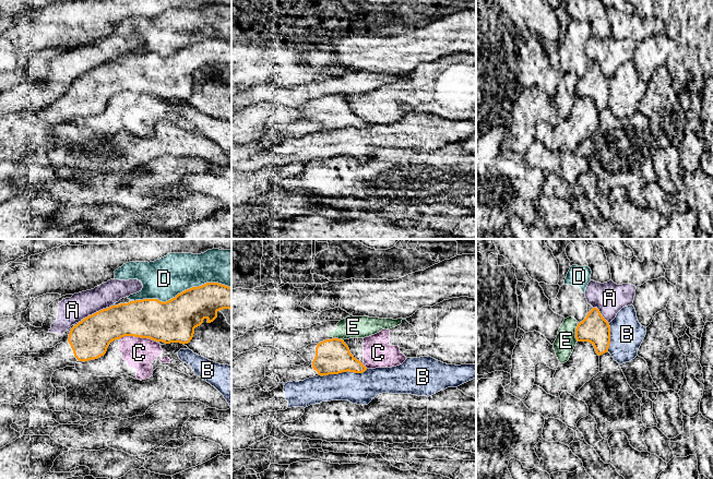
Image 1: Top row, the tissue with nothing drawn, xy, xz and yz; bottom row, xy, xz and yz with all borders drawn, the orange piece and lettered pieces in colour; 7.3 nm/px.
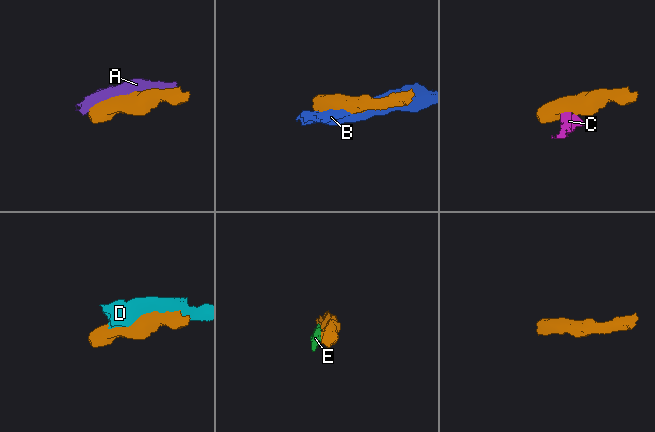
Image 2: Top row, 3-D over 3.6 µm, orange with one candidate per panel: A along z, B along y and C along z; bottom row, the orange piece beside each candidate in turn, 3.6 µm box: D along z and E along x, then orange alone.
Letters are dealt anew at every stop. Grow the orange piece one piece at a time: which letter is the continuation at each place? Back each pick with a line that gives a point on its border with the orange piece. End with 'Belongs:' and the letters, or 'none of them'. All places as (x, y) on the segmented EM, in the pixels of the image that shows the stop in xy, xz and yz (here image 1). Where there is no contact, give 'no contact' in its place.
Belongs: none of them

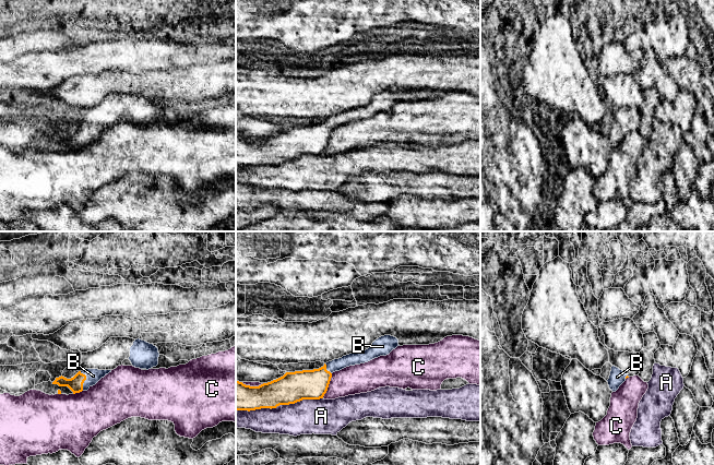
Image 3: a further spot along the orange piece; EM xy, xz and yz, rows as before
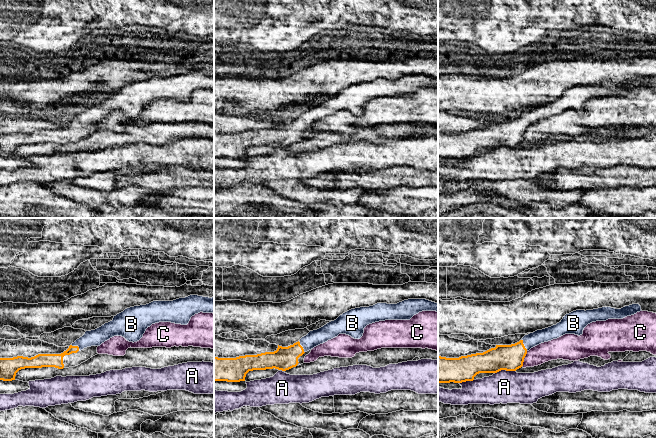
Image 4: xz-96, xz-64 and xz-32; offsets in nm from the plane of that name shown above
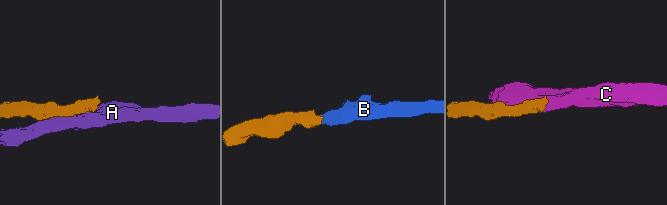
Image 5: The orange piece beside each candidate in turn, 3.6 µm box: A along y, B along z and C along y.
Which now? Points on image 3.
B: xy (85, 379)
Belongs: B

